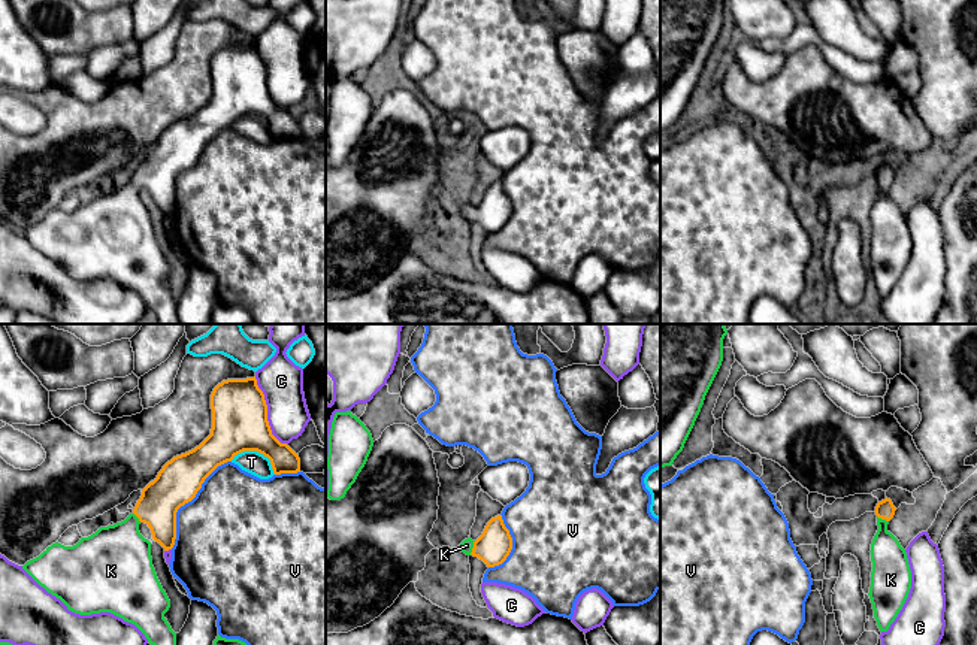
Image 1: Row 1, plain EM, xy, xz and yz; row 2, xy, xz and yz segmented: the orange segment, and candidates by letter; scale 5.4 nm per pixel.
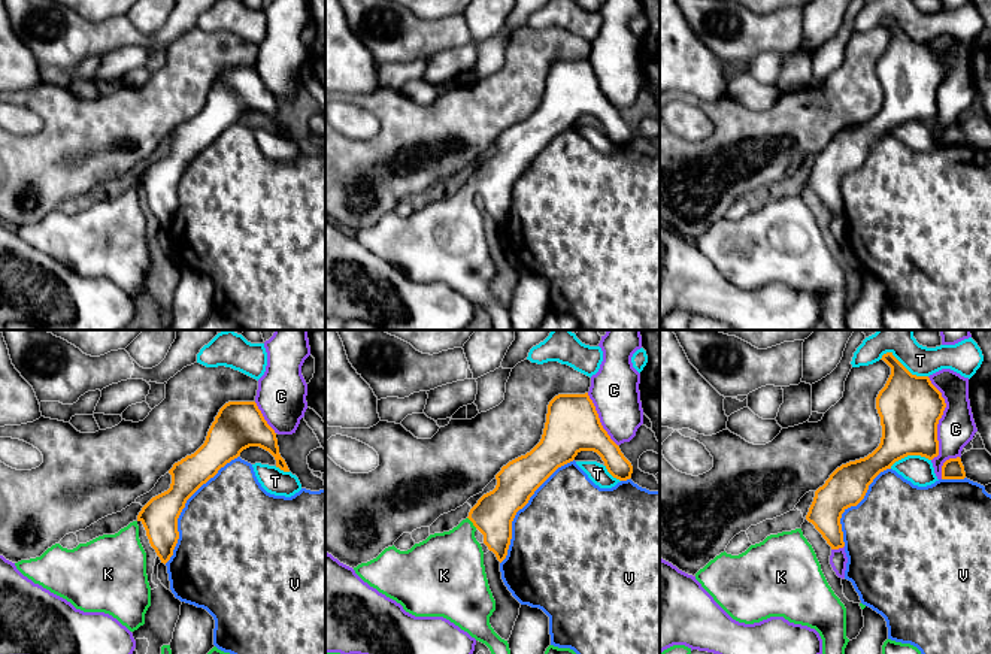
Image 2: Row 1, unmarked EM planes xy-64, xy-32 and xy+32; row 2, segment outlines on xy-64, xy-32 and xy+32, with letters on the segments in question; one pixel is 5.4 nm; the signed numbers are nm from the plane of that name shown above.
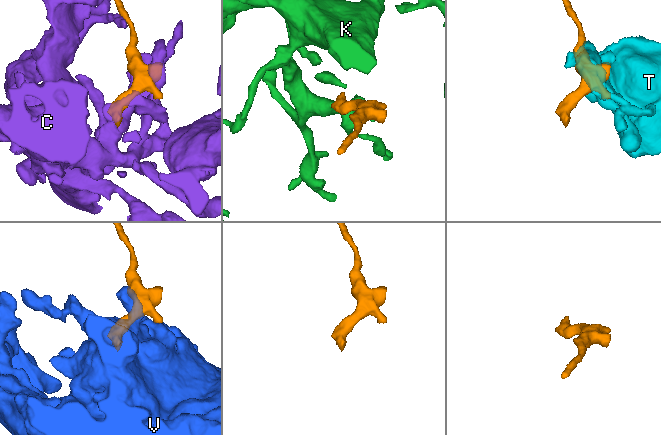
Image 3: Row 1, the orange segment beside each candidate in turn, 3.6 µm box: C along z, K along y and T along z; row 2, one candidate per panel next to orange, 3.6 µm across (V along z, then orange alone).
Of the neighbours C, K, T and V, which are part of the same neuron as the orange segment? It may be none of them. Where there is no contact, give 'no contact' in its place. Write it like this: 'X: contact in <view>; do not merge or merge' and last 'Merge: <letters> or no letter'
C: contact in xy; do not merge
K: contact in xz; merge
T: contact in xy; do not merge
V: contact in xy; do not merge
Merge: K

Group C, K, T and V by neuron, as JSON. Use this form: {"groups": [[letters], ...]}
{"groups": [["C"], ["K"], ["T"], ["V"]]}

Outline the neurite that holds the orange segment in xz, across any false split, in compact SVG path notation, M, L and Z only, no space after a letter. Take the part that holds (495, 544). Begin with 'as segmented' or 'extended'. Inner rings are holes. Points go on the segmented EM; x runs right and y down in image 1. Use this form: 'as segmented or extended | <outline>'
extended | M502 515L491 518L477 540L465 539L460 549L466 555L483 560L487 567L502 564L512 549L512 538L503 524Z

